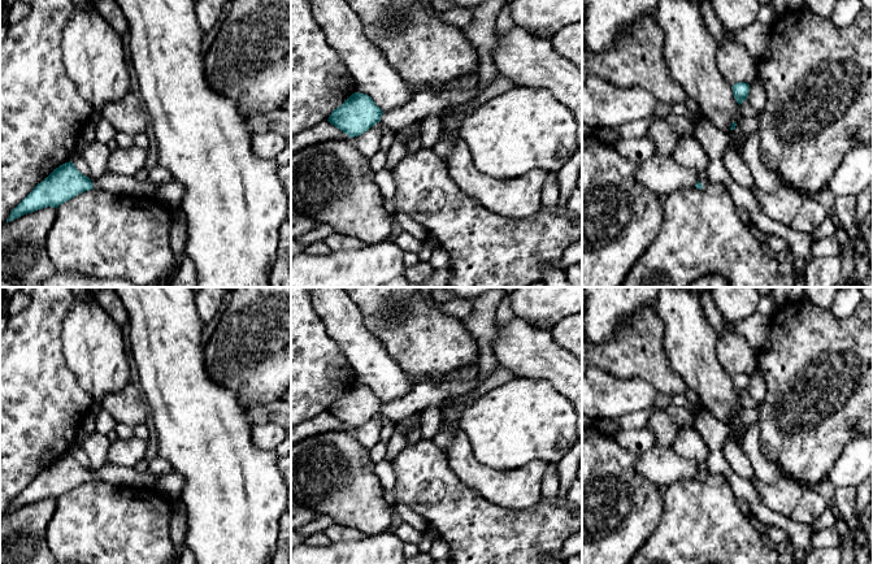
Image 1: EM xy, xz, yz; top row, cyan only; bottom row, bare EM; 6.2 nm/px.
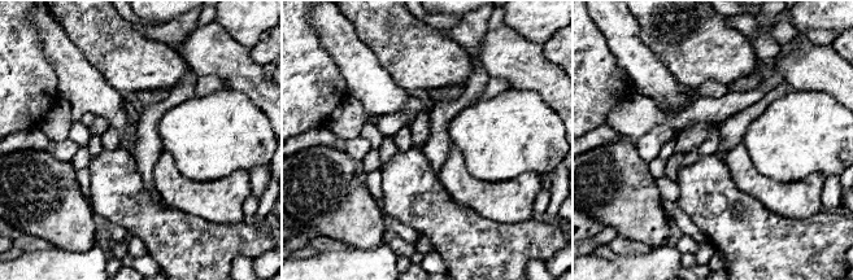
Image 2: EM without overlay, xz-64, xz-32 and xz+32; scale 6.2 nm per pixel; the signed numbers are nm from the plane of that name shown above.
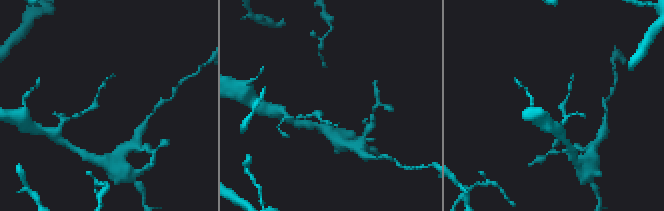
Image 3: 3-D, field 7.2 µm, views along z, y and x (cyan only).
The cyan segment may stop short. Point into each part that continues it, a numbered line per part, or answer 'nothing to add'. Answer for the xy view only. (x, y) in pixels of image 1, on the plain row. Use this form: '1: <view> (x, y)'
1: xy (129, 477)

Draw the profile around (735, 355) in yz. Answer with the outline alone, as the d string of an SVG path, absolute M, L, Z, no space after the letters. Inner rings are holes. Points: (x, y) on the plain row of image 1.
M729 324L724 335L718 337L717 357L722 369L733 378L738 373L753 374L759 368L757 351Z

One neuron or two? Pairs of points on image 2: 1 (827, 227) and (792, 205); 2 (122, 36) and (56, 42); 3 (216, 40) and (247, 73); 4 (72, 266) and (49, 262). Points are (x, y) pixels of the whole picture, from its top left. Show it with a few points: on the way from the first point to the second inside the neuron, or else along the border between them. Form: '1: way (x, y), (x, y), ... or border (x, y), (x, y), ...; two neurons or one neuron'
1: border (822, 209), (805, 218), (786, 218), (780, 215); two neurons
2: border (52, 16), (62, 27), (70, 43), (90, 64); two neurons
3: way (222, 48), (239, 65); one neuron
4: way (66, 266), (55, 266); one neuron

